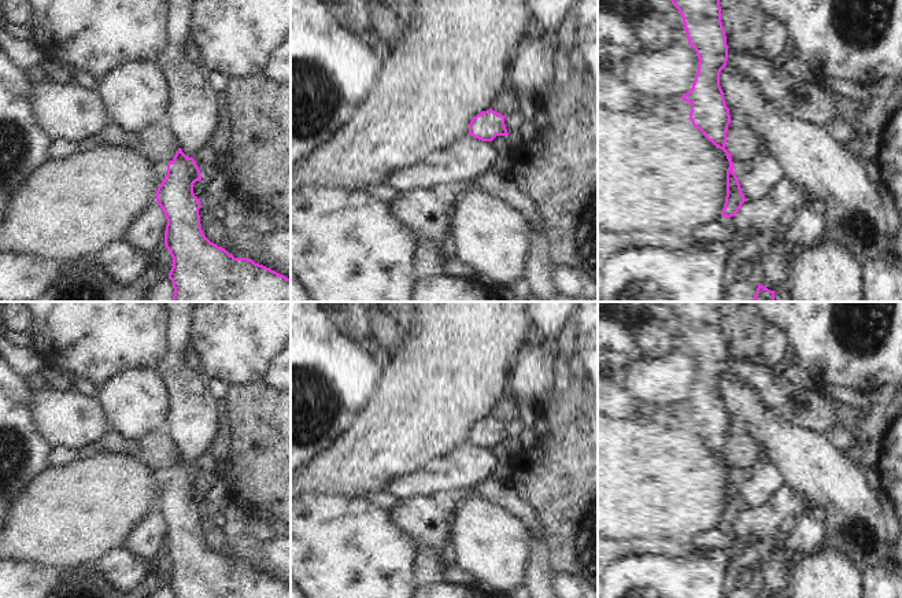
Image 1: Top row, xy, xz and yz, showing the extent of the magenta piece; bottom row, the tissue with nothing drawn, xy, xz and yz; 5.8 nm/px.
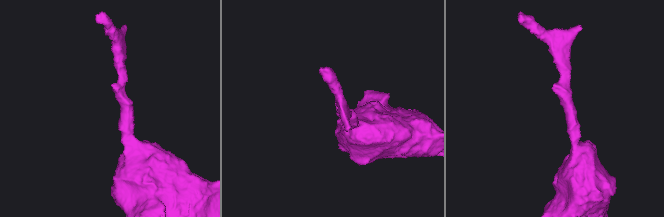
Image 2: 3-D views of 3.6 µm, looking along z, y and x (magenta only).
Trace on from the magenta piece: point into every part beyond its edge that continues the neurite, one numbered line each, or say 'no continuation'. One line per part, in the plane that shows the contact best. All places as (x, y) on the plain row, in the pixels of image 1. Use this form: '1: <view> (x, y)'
no continuation

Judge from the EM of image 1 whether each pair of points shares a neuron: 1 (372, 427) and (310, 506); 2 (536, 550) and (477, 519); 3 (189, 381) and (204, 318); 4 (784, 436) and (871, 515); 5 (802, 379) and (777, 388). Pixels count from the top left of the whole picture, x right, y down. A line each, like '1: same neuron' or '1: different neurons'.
1: different neurons
2: different neurons
3: different neurons
4: same neuron
5: different neurons

